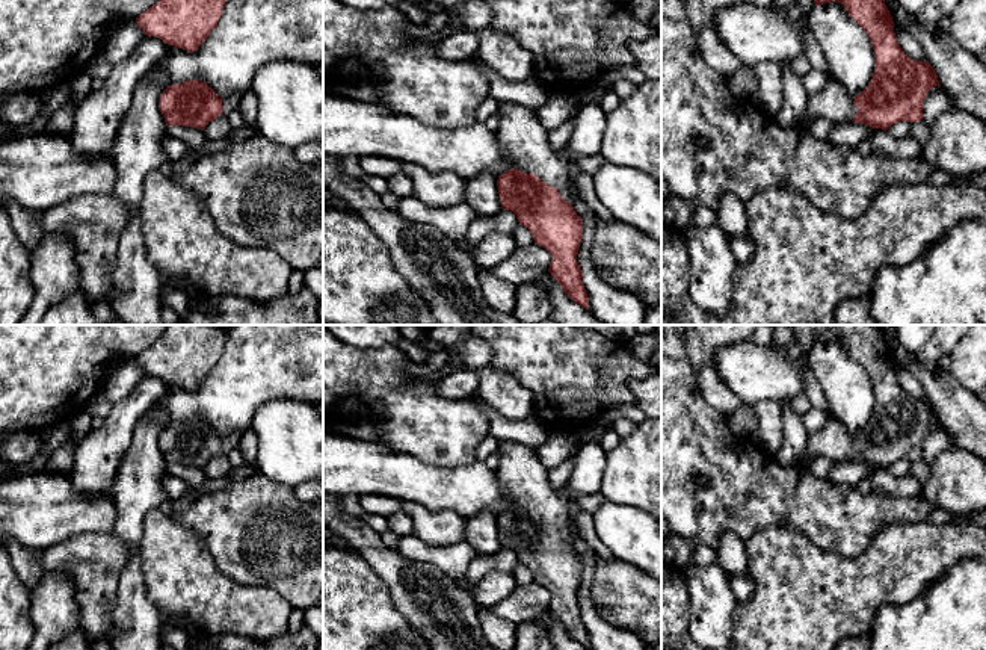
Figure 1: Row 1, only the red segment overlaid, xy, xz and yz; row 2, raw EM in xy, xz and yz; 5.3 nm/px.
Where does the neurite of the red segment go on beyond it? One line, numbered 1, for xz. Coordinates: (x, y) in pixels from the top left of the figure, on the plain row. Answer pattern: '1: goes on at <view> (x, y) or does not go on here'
1: goes on at xz (524, 479)

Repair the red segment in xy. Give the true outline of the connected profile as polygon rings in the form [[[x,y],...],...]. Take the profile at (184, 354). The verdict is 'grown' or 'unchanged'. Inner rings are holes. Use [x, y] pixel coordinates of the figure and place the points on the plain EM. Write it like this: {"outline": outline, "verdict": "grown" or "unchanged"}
{"outline": [[[168,325],[162,337],[142,351],[136,361],[148,375],[168,384],[195,390],[217,364],[226,339],[223,325]]], "verdict": "unchanged"}

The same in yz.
{"outline": [[[823,325],[814,342],[838,340],[868,373],[876,407],[868,425],[850,434],[847,428],[829,417],[827,423],[806,437],[797,467],[811,458],[826,457],[830,461],[861,461],[873,467],[888,469],[898,460],[923,458],[926,432],[941,425],[929,401],[912,399],[898,384],[894,360],[879,325]]], "verdict": "grown"}

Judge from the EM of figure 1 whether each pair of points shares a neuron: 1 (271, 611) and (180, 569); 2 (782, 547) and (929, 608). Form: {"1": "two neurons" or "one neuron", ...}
{"1": "one neuron", "2": "two neurons"}

